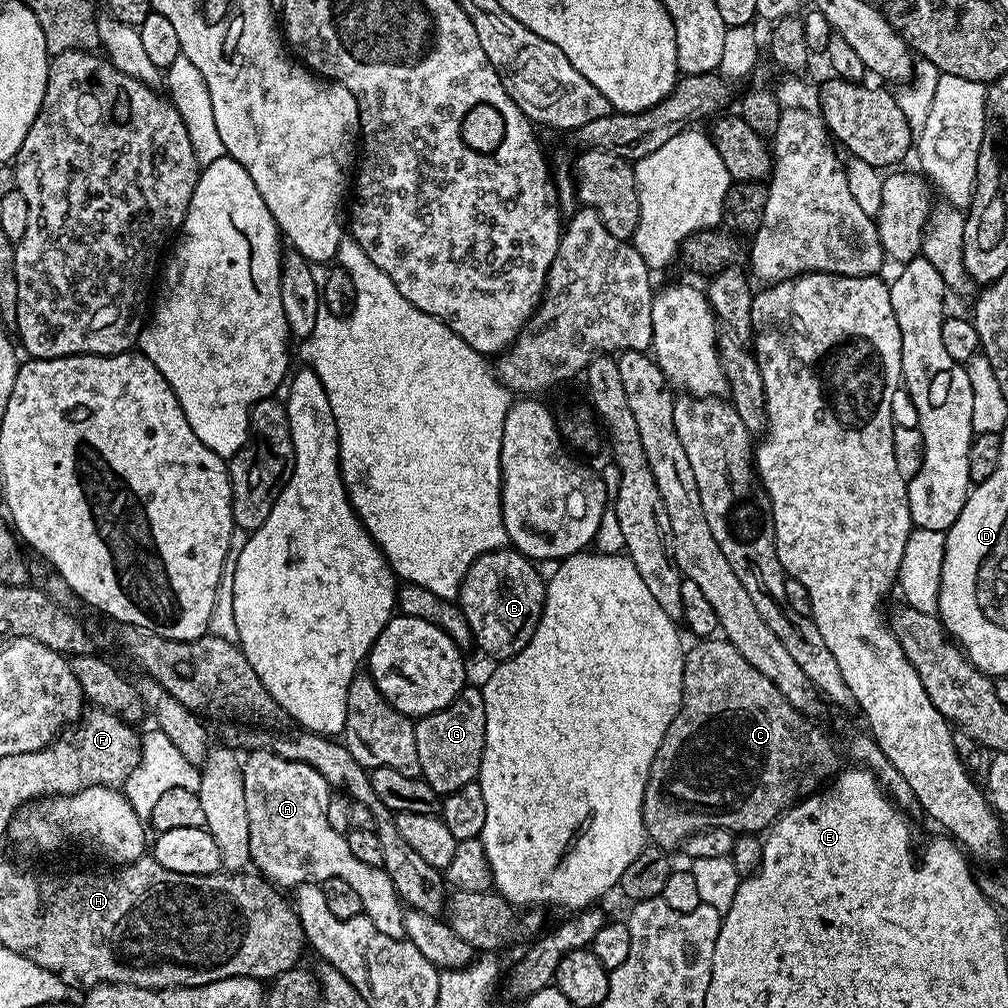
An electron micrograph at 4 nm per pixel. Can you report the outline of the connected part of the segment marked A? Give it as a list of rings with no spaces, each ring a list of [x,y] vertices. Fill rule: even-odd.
[[[256,750],[249,751],[243,757],[244,789],[246,790],[246,818],[248,819],[248,834],[250,836],[250,860],[256,868],[268,880],[273,880],[281,889],[295,889],[297,884],[323,885],[330,878],[342,878],[353,888],[358,898],[362,898],[364,907],[363,915],[378,926],[382,934],[386,934],[395,940],[405,939],[403,928],[403,916],[405,905],[400,895],[394,890],[394,882],[384,872],[383,867],[375,868],[366,866],[366,862],[356,857],[348,849],[348,837],[334,830],[328,821],[328,798],[330,785],[314,766],[303,764],[298,760],[284,758],[274,754],[271,750],[263,753],[264,760],[260,760],[261,753]]]

